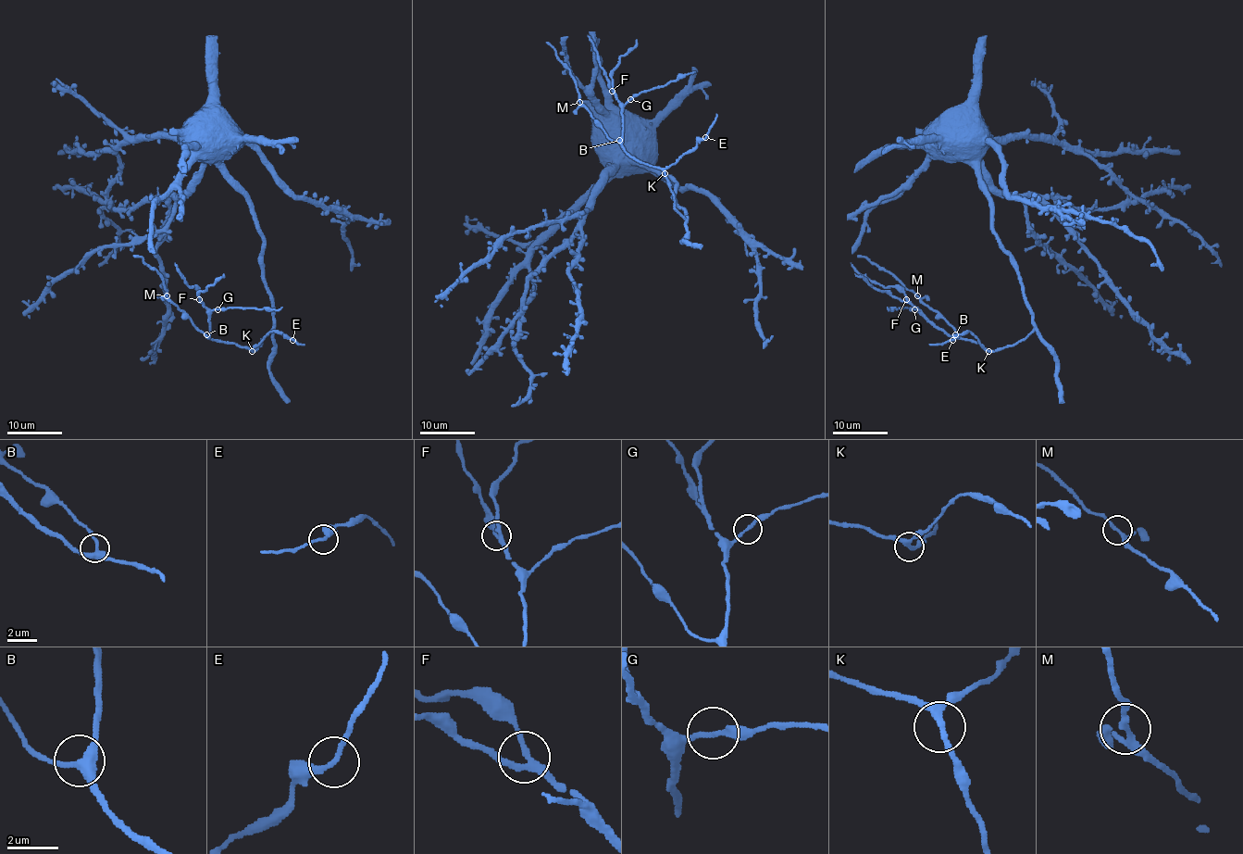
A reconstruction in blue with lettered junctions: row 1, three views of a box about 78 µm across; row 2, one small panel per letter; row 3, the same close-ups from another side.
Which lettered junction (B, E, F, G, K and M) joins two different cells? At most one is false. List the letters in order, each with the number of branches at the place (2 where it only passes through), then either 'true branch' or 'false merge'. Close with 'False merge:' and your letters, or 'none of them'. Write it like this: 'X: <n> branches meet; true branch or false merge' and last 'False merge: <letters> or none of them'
B: 3 branches meet; true branch
E: 2 branches meet; true branch
F: 3 branches meet; true branch
G: 2 branches meet; true branch
K: 3 branches meet; true branch
M: 3 branches meet; true branch
False merge: none of them

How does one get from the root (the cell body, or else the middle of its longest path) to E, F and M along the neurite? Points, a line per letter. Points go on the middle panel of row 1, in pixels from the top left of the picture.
E: (629, 147), (624, 148), (637, 161), (675, 182), (675, 201), (686, 219), (675, 207), (665, 170), (705, 137)
F: (629, 147), (675, 182), (686, 219), (665, 173), (624, 150), (621, 103), (612, 91)
M: (629, 147), (675, 182), (686, 219), (665, 173), (634, 159), (578, 102)

